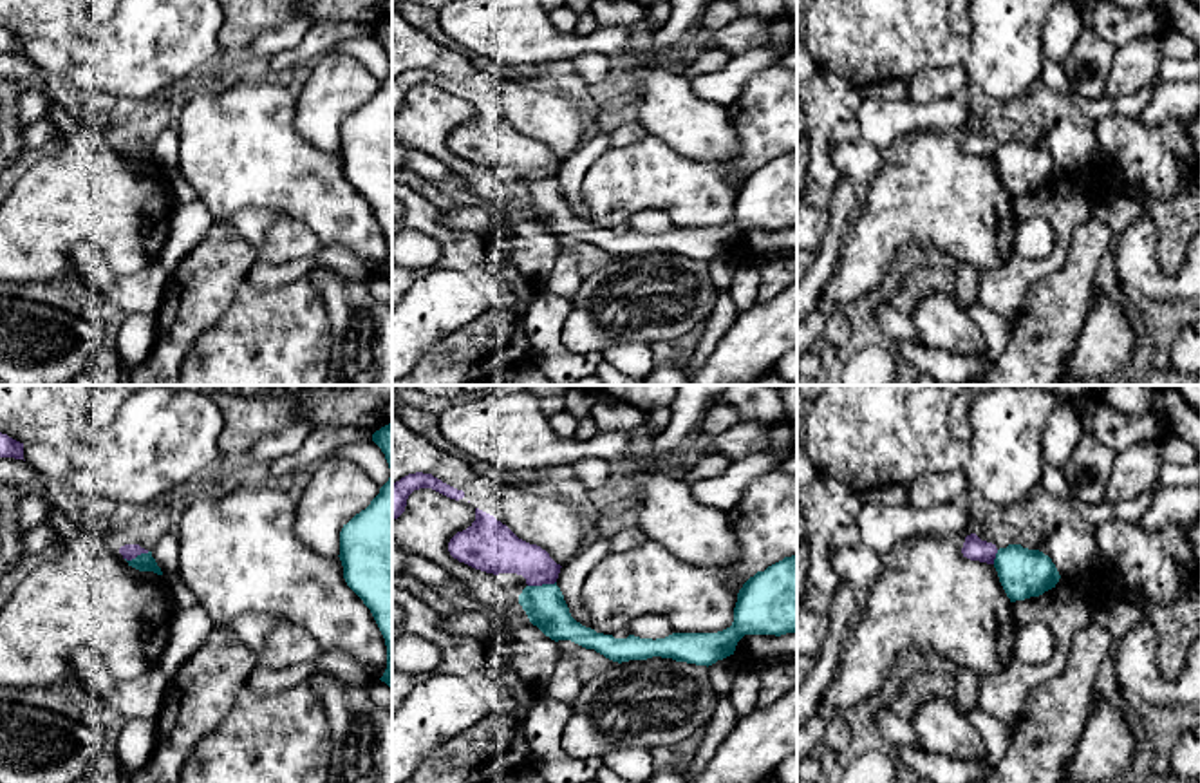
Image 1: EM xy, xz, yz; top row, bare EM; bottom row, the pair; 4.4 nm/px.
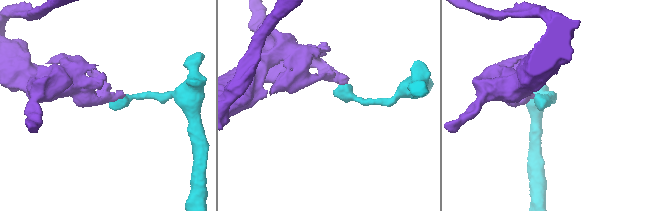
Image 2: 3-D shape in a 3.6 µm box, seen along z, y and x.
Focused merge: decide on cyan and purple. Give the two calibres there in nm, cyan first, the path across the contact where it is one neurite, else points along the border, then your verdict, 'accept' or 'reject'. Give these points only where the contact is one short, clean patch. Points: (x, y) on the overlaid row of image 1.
180/200 nm | along xz (555, 581), (528, 586) | reject

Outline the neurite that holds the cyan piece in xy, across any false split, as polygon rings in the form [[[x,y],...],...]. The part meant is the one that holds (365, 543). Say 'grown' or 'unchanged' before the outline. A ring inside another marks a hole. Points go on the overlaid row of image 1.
unchanged; [[[392,423],[372,434],[390,468],[389,481],[370,505],[356,514],[340,532],[340,561],[347,586],[370,609],[387,646],[387,669],[380,678],[392,691]]]

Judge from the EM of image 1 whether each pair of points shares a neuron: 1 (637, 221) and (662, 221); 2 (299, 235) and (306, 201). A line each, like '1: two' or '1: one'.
1: one
2: two

